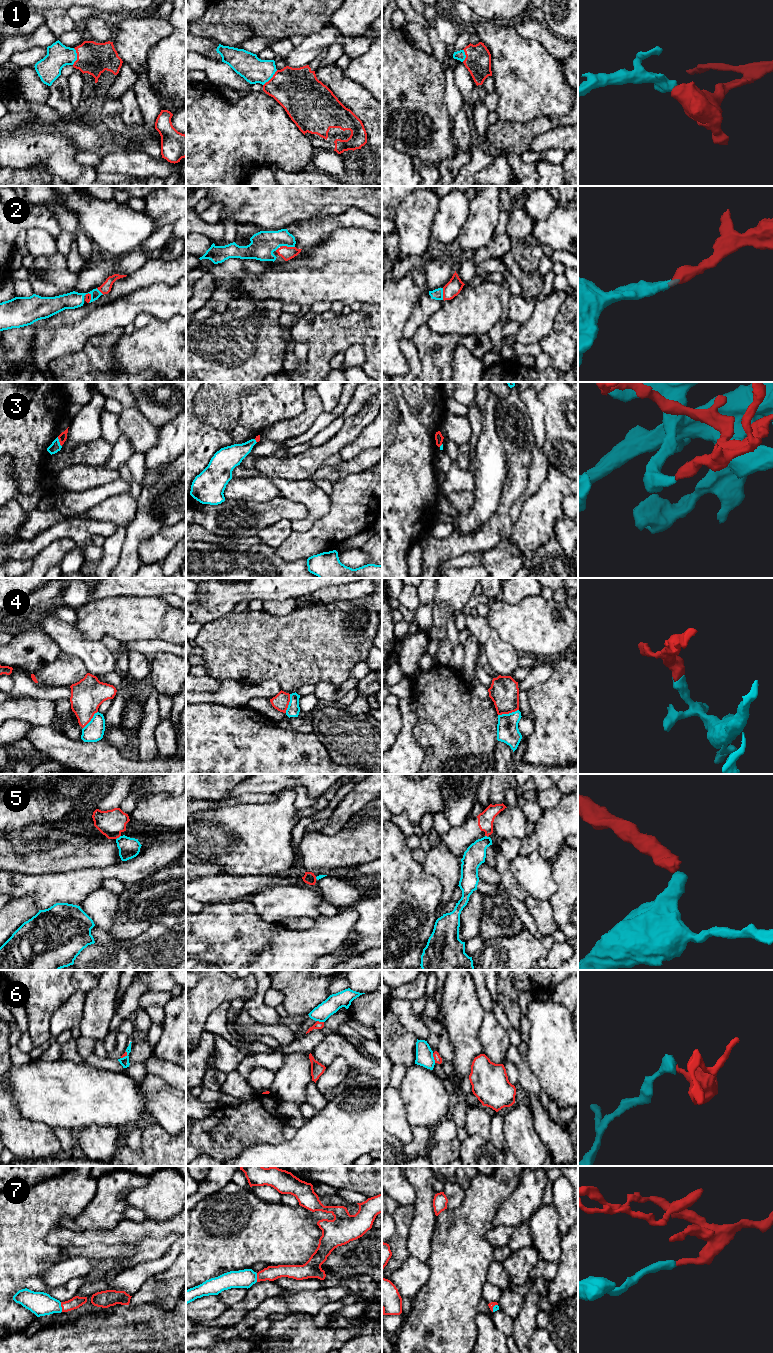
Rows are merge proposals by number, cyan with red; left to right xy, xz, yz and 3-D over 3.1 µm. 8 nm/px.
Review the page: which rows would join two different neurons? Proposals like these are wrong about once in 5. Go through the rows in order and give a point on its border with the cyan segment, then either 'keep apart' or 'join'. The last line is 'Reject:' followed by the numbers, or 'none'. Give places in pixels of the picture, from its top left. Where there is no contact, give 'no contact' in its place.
1: meets cyan in xy at (76, 56); join
2: meets cyan in xz at (288, 246); join
3: meets cyan in xy at (59, 442); join
4: meets cyan in yz at (509, 713); keep apart
5: meets cyan in xy at (119, 837); keep apart
6: meets cyan in yz at (433, 1058); keep apart
7: meets cyan in xy at (61, 1307); join
Reject: 4, 5, 6

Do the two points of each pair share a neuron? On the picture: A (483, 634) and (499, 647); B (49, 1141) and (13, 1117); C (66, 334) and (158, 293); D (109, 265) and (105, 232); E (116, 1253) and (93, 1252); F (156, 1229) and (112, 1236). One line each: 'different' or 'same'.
A: different
B: same
C: same
D: different
E: same
F: same

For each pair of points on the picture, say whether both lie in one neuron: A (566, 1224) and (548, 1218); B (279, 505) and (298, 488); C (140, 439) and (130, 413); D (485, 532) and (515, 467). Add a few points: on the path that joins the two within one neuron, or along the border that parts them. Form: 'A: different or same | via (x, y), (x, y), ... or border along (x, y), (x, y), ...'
A: different | border along (552, 1204), (556, 1210), (557, 1229), (561, 1236)
B: different | border along (281, 495), (287, 499), (302, 503), (307, 510)
C: same | via (140, 433), (130, 419)
D: same | via (501, 516), (515, 483)

